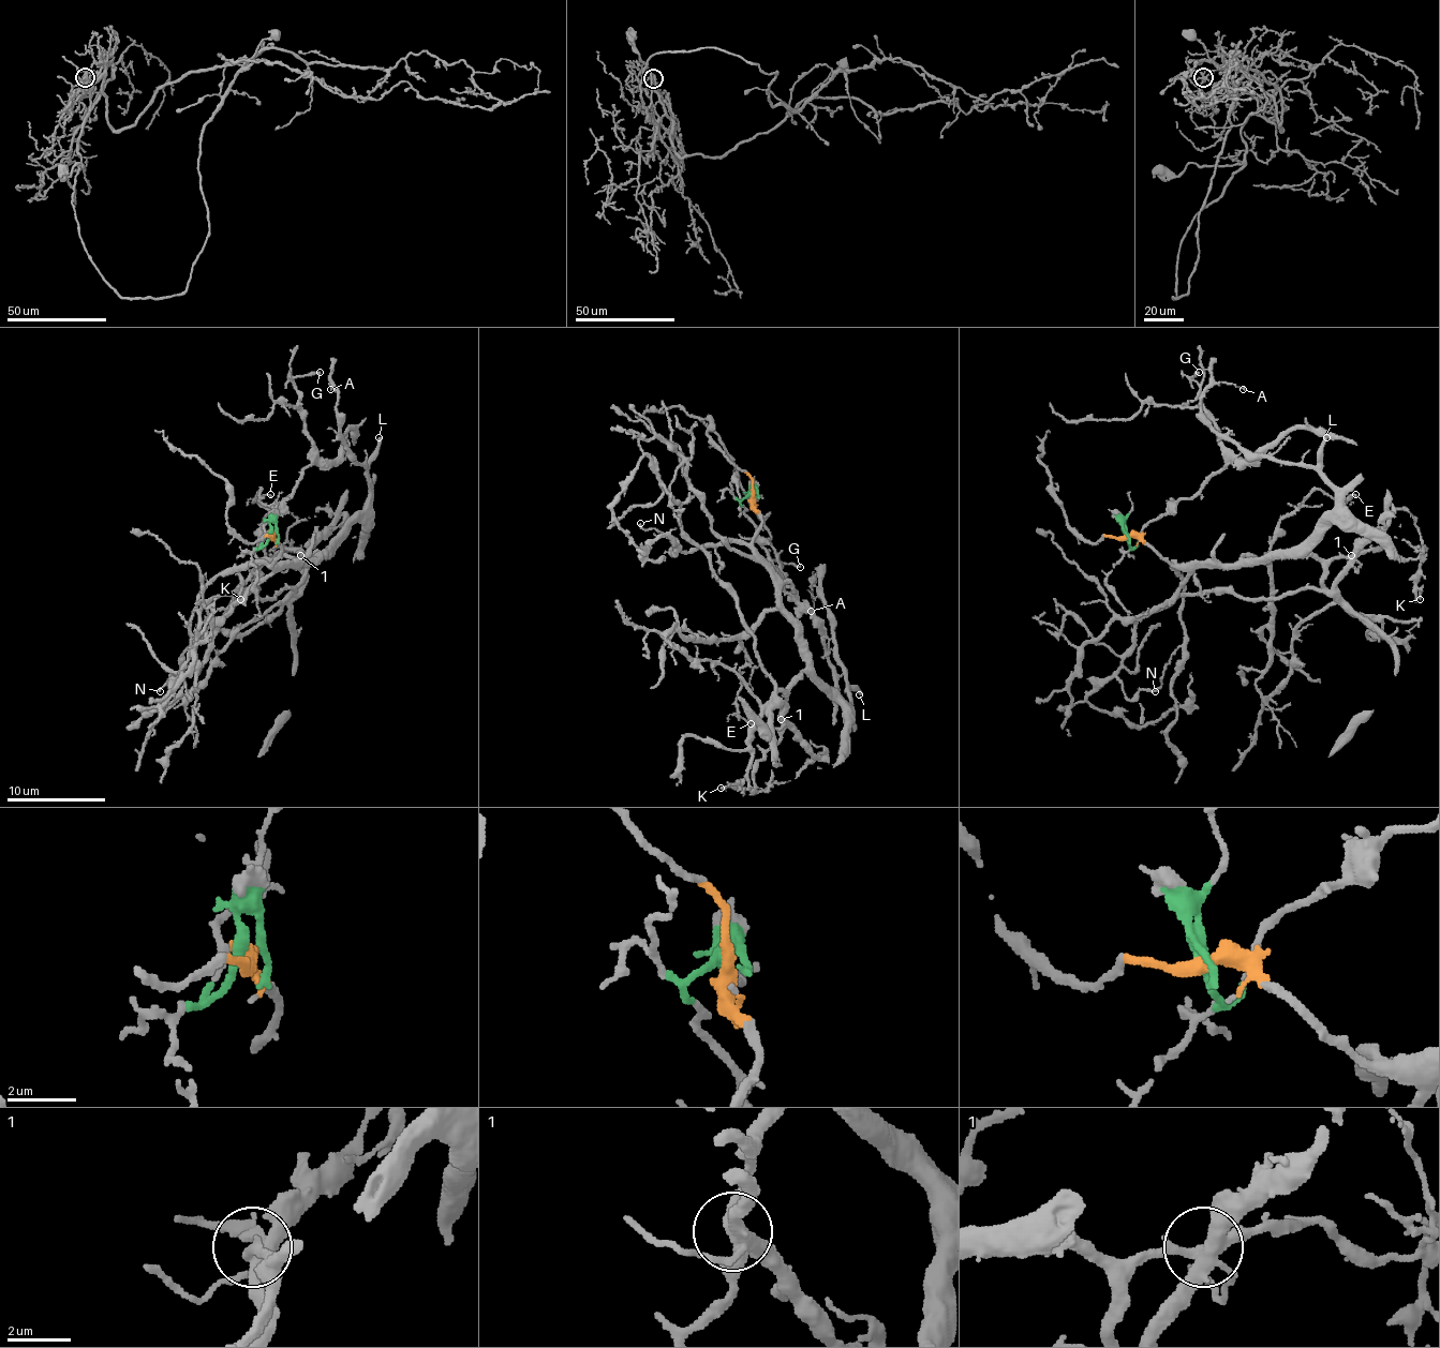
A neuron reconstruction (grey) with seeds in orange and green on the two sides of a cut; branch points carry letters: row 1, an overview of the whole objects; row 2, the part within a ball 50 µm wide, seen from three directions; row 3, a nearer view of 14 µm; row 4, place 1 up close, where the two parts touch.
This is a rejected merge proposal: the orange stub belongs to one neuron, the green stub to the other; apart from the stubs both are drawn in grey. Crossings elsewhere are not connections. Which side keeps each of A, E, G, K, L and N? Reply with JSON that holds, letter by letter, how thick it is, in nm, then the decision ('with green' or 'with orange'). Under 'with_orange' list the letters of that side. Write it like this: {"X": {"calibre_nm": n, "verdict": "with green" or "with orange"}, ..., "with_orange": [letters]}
{"A": {"calibre_nm": 140, "verdict": "with orange"}, "E": {"calibre_nm": 160, "verdict": "with orange"}, "G": {"calibre_nm": 200, "verdict": "with green"}, "K": {"calibre_nm": 190, "verdict": "with orange"}, "L": {"calibre_nm": 280, "verdict": "with orange"}, "N": {"calibre_nm": 160, "verdict": "with orange"}, "with_orange": ["A", "E", "K", "L", "N"]}

